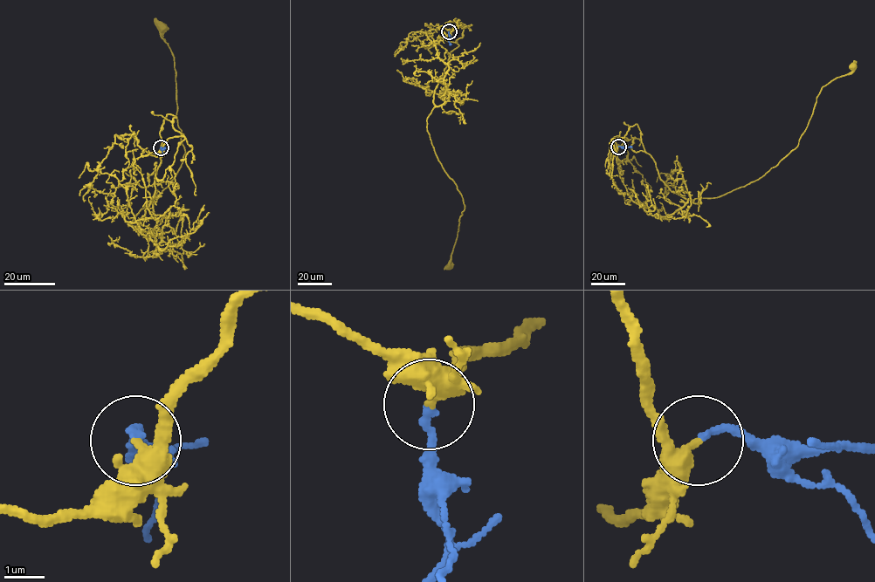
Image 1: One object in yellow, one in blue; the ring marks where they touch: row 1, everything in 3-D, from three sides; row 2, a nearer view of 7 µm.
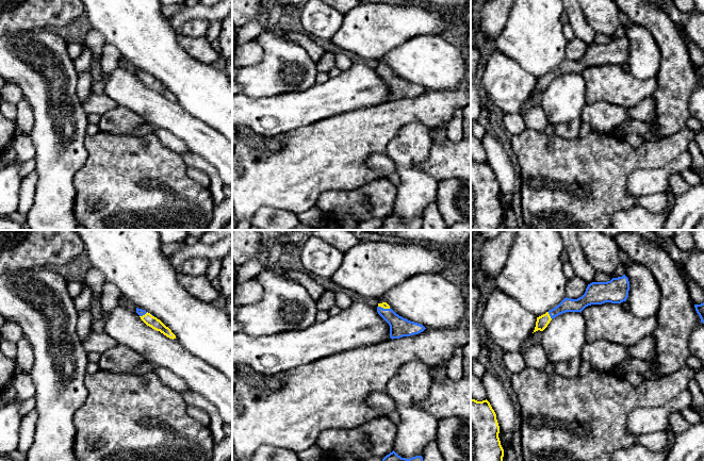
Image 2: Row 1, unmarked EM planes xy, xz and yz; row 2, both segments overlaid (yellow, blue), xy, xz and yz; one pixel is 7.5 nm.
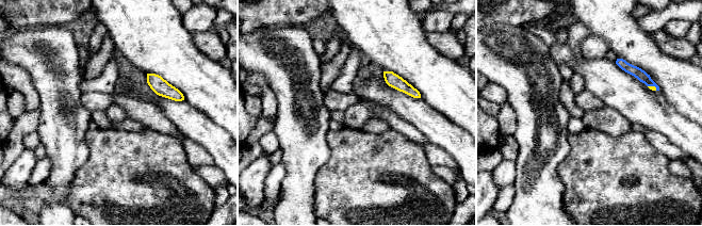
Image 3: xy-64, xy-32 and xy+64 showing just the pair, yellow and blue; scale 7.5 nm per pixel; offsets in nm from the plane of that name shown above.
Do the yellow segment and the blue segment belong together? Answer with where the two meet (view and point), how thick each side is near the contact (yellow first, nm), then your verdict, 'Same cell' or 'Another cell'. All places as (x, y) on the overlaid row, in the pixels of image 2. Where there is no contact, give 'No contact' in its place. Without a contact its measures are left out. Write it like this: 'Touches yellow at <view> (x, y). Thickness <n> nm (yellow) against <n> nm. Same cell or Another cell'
Touches yellow at yz (549, 315). Thickness 90 nm (yellow) against 110 nm. Same cell

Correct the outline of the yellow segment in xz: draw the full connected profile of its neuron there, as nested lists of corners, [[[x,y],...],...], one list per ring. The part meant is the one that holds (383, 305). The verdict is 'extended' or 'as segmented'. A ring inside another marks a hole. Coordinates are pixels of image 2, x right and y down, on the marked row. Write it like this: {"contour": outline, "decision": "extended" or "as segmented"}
{"contour": [[[387,302],[378,303],[377,312],[389,324],[392,340],[419,334],[426,329],[423,325],[396,314]]], "decision": "extended"}

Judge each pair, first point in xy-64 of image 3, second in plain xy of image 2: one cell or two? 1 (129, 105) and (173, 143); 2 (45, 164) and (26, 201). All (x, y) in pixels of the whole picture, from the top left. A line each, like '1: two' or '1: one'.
1: one
2: one

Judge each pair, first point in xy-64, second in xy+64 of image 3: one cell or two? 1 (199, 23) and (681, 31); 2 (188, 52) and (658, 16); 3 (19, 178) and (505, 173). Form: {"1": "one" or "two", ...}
{"1": "one", "2": "two", "3": "two"}

